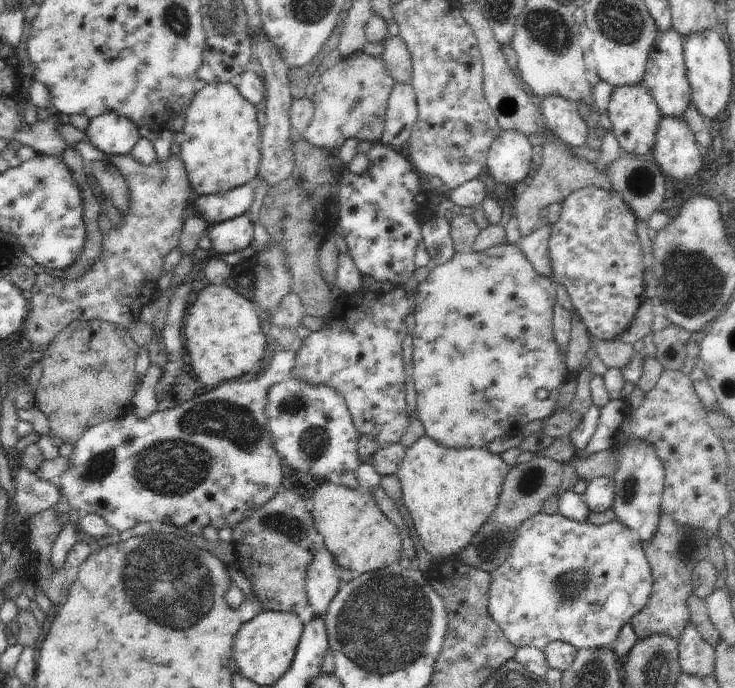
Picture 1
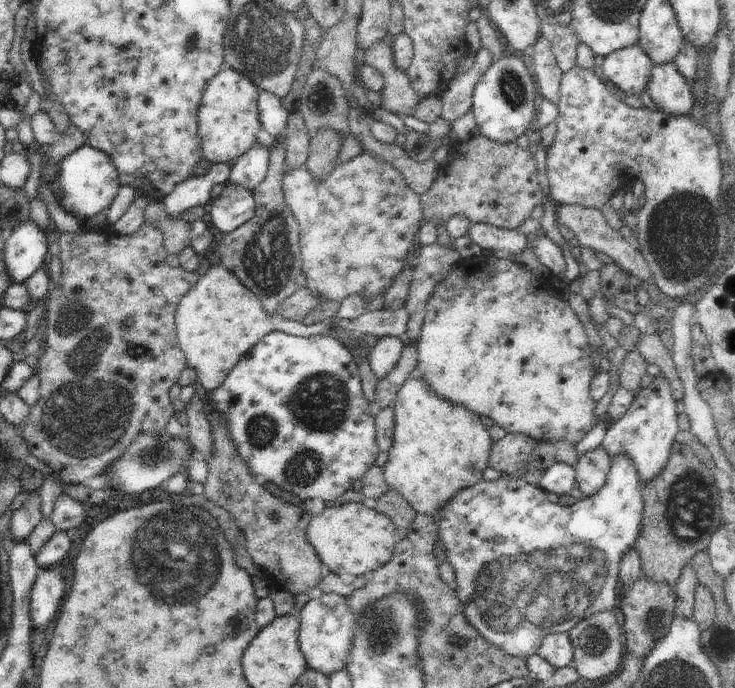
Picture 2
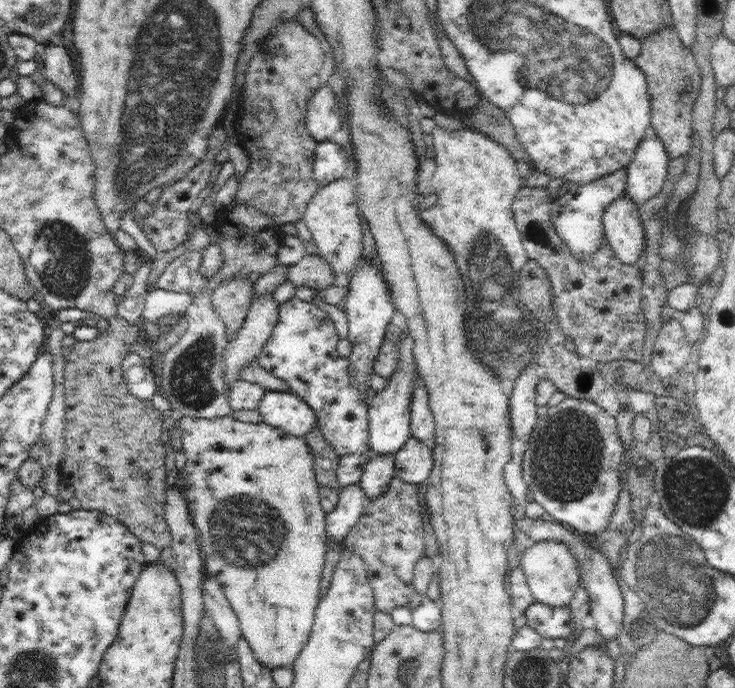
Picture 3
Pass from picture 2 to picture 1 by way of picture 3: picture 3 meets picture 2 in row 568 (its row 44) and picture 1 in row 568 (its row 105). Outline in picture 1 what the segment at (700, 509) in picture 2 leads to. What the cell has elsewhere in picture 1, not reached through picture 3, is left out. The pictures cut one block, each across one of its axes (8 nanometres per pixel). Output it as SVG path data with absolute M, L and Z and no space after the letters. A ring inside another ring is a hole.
M669 514L659 516L657 530L653 532L653 536L645 548L645 560L651 570L653 586L651 586L645 606L637 614L633 614L633 618L629 620L637 638L645 640L645 636L649 636L653 632L663 632L673 638L681 636L685 624L689 622L687 598L693 594L691 572L701 560L707 558L707 554L709 554L707 540L709 538L707 538L705 528L677 524L677 520Z

